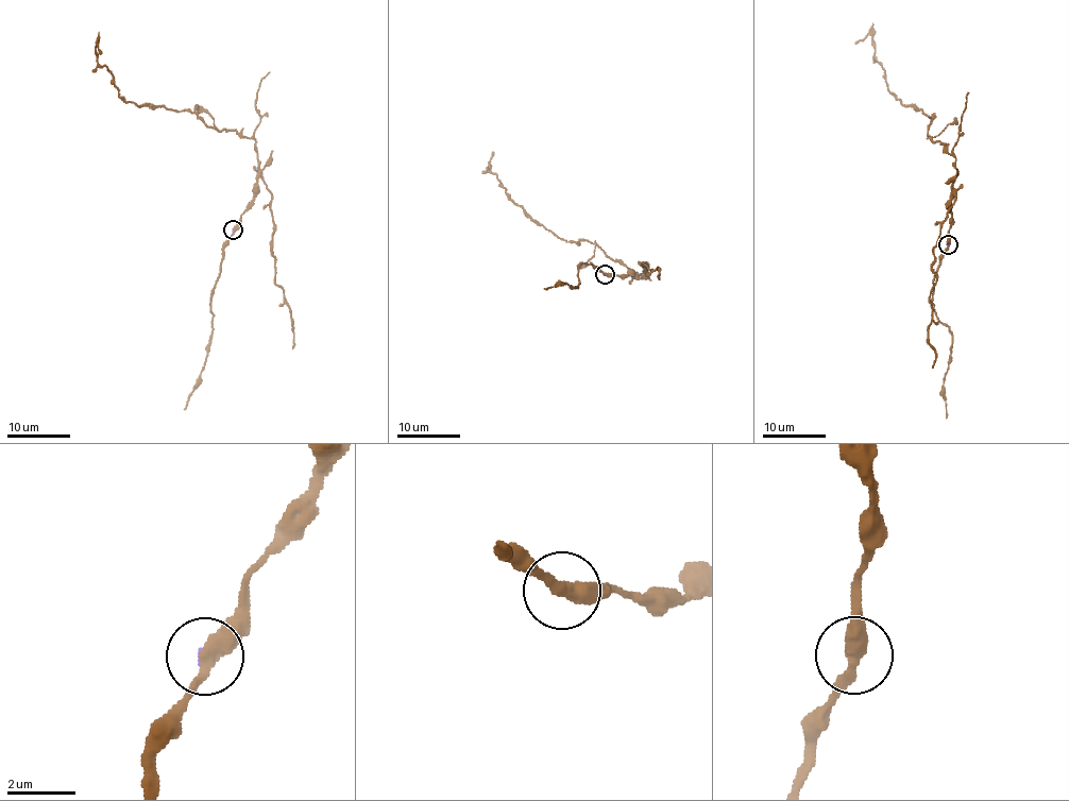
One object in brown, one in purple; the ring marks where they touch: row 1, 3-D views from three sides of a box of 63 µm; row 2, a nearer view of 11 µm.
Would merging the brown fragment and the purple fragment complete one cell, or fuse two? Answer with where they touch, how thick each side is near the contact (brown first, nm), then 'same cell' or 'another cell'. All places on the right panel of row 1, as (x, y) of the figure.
at (948, 244); 400 nm thick on the brown side, 70 nm on the other; another cell

